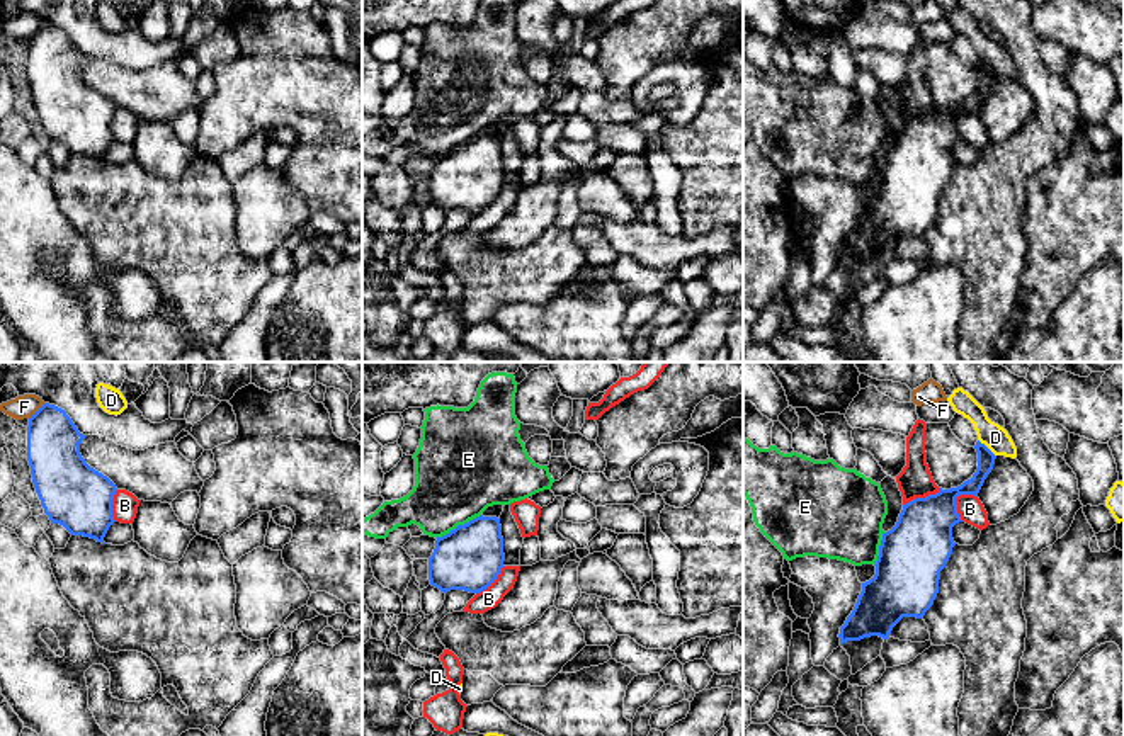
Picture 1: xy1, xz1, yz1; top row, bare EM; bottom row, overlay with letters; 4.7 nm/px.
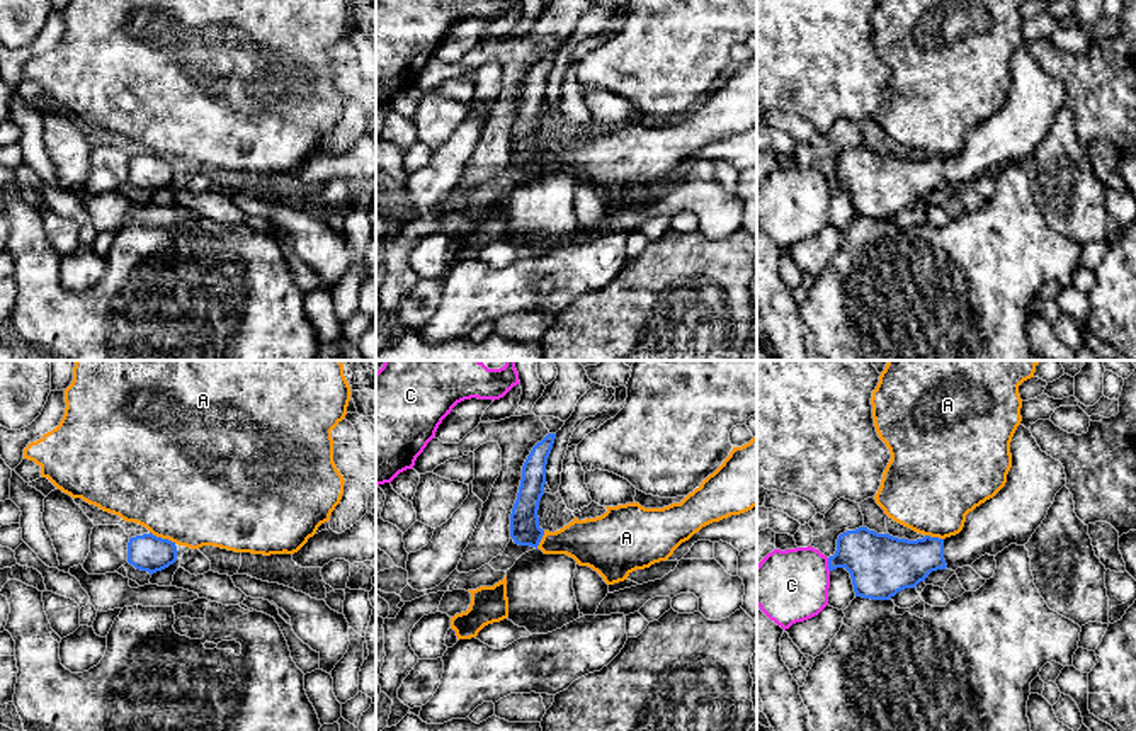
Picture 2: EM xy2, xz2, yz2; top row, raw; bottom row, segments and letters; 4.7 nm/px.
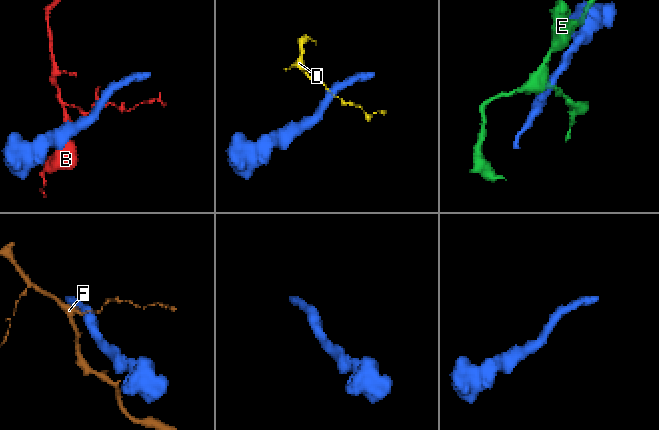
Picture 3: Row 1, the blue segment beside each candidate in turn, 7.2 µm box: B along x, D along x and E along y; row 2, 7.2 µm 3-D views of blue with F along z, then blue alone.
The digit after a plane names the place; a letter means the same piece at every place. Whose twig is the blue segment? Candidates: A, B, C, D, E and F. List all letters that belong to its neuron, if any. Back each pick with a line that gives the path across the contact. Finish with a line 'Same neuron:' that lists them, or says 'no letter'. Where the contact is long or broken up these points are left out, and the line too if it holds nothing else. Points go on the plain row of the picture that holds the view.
Same neuron: no letter

